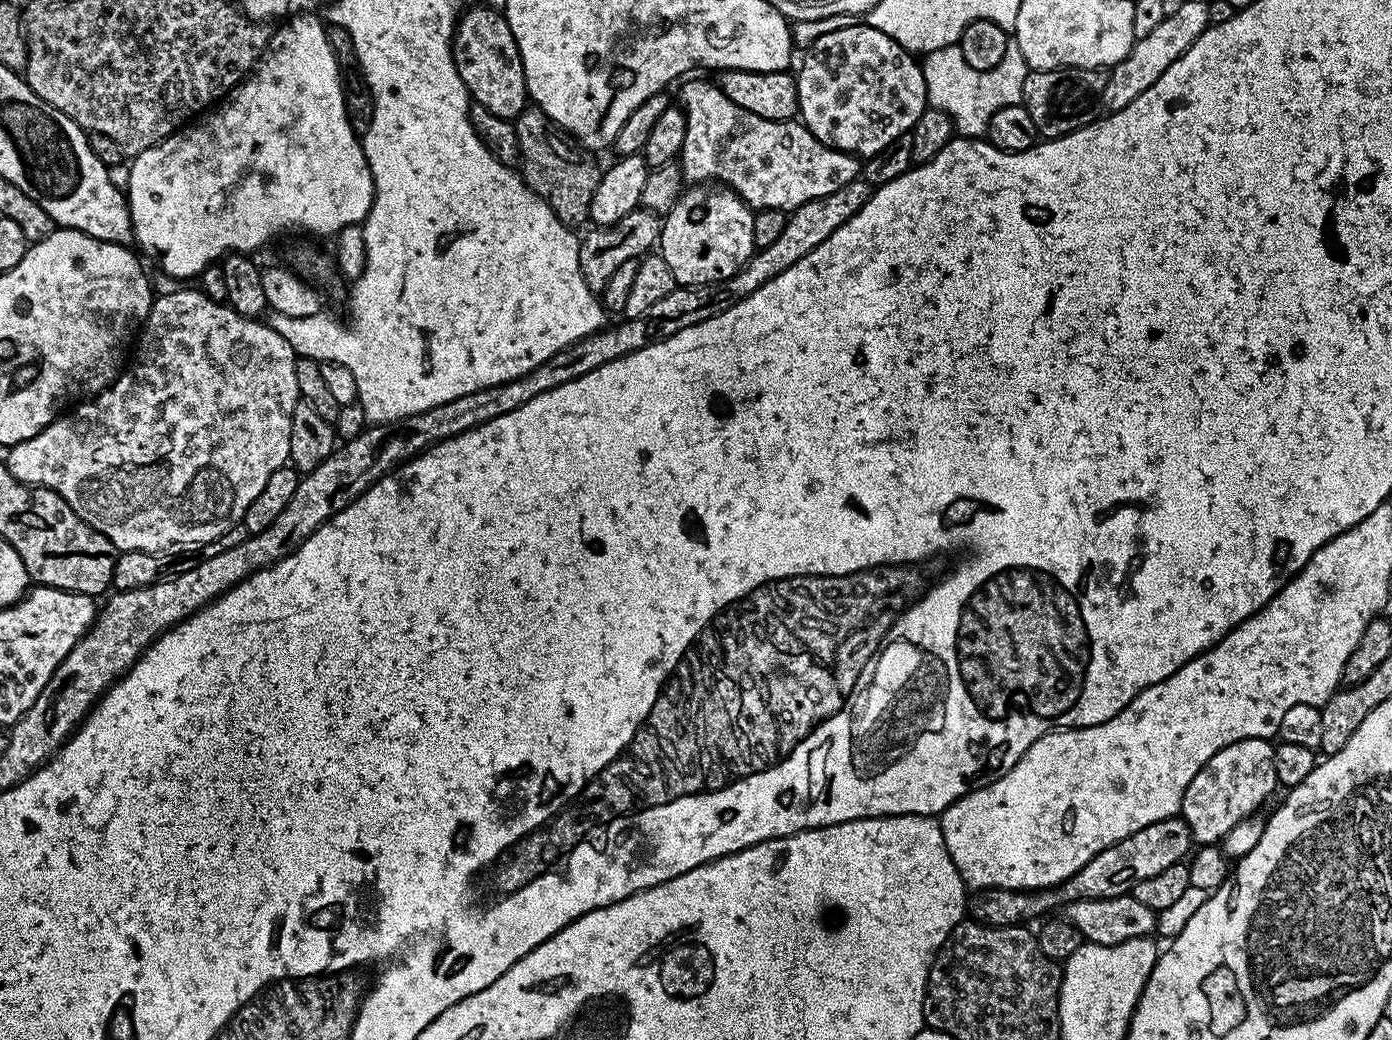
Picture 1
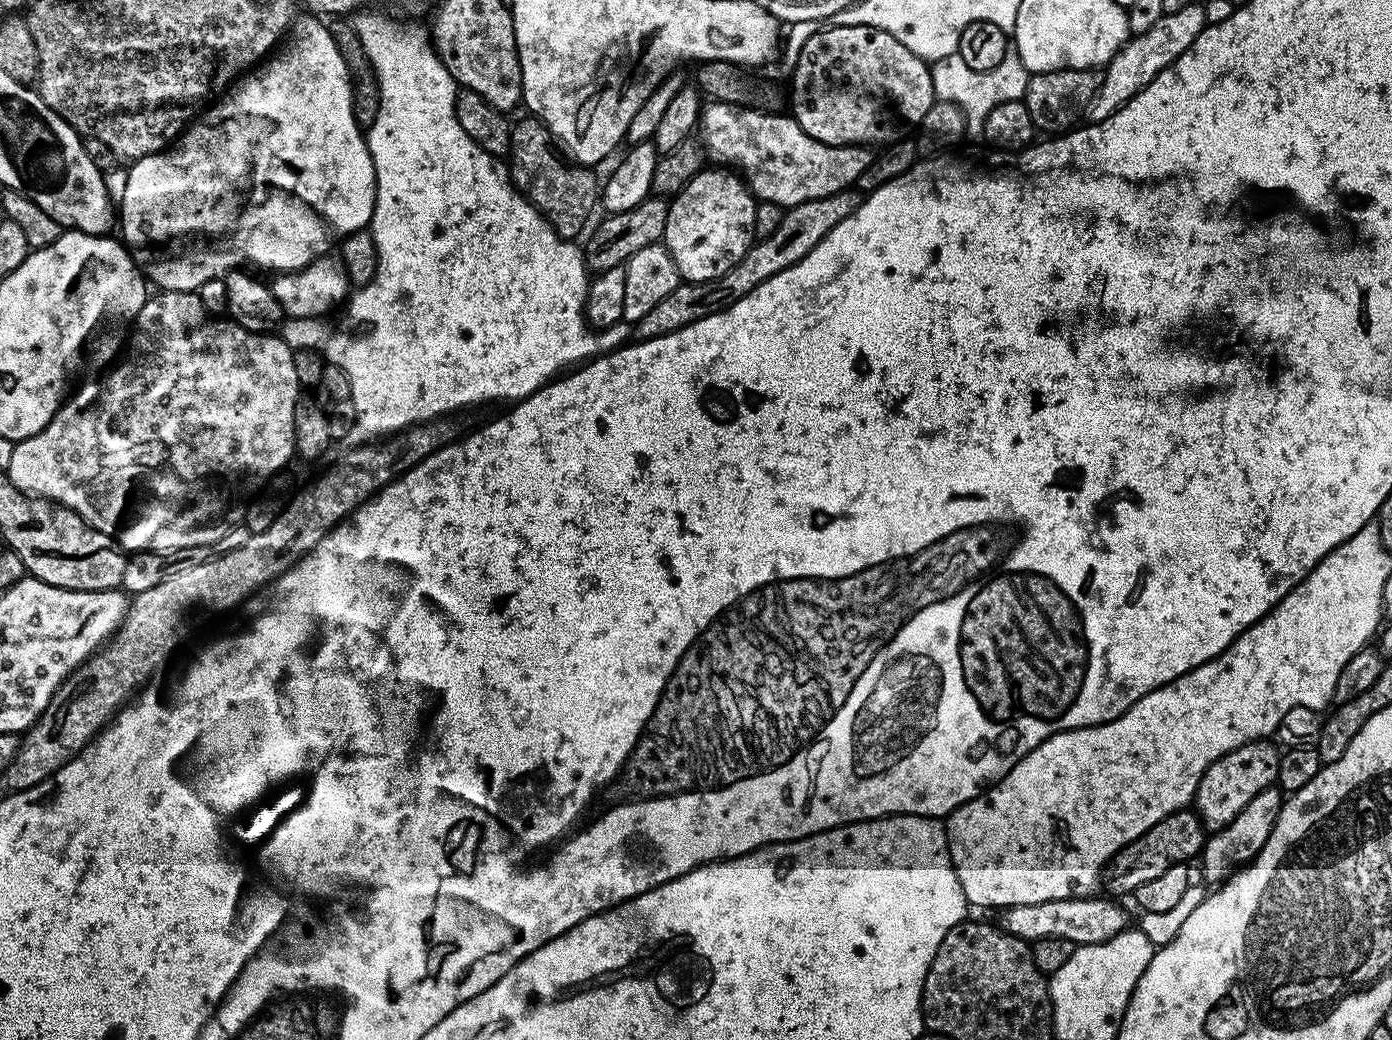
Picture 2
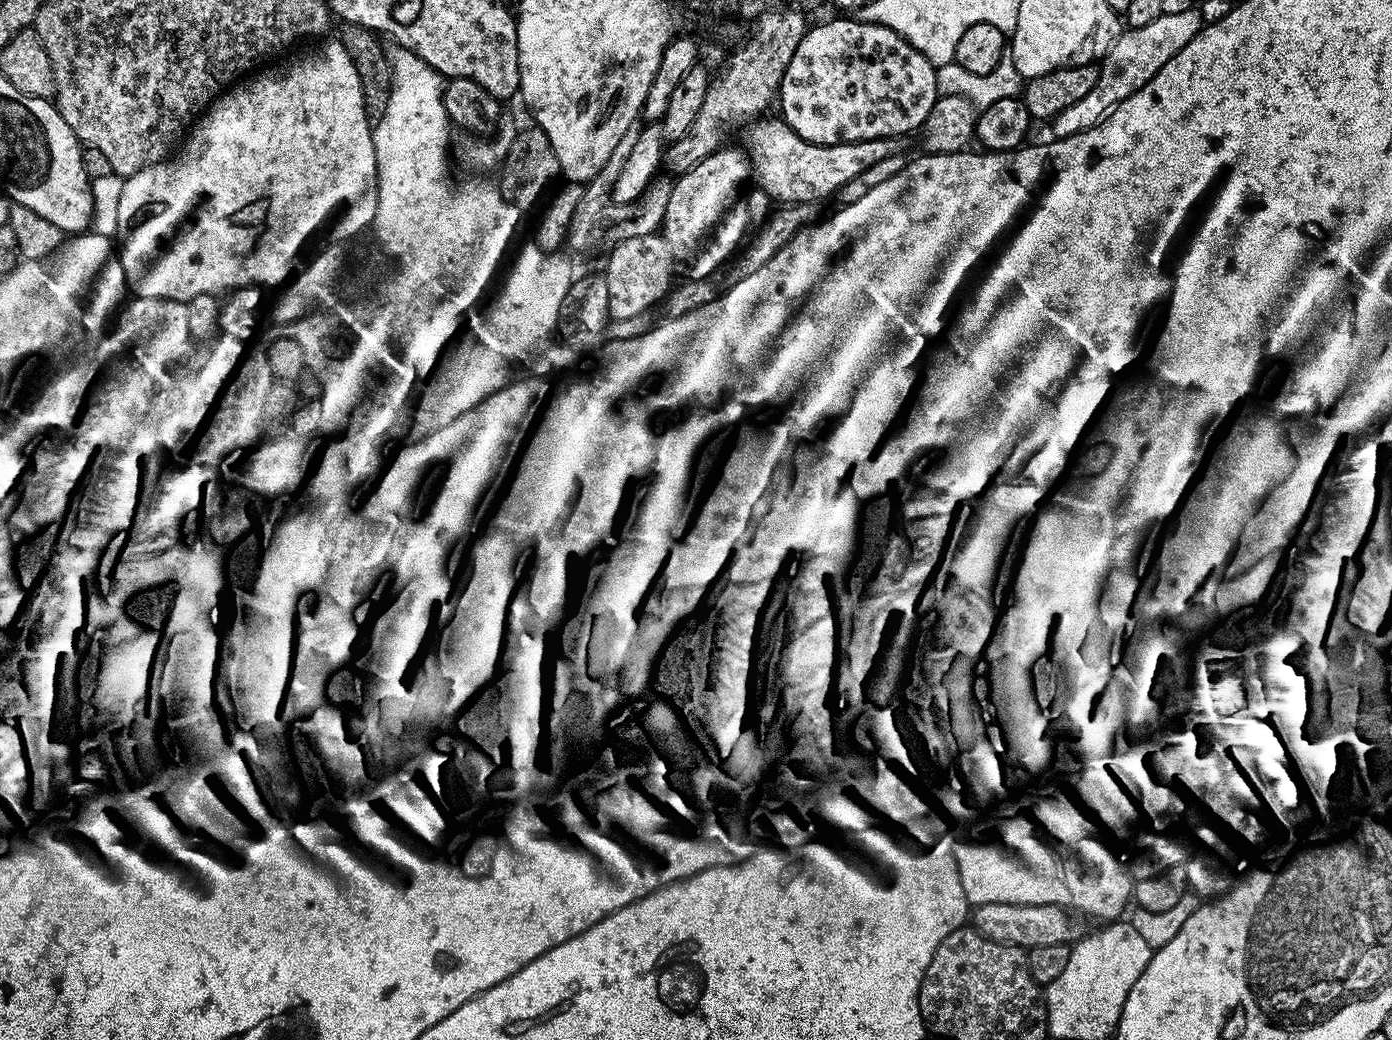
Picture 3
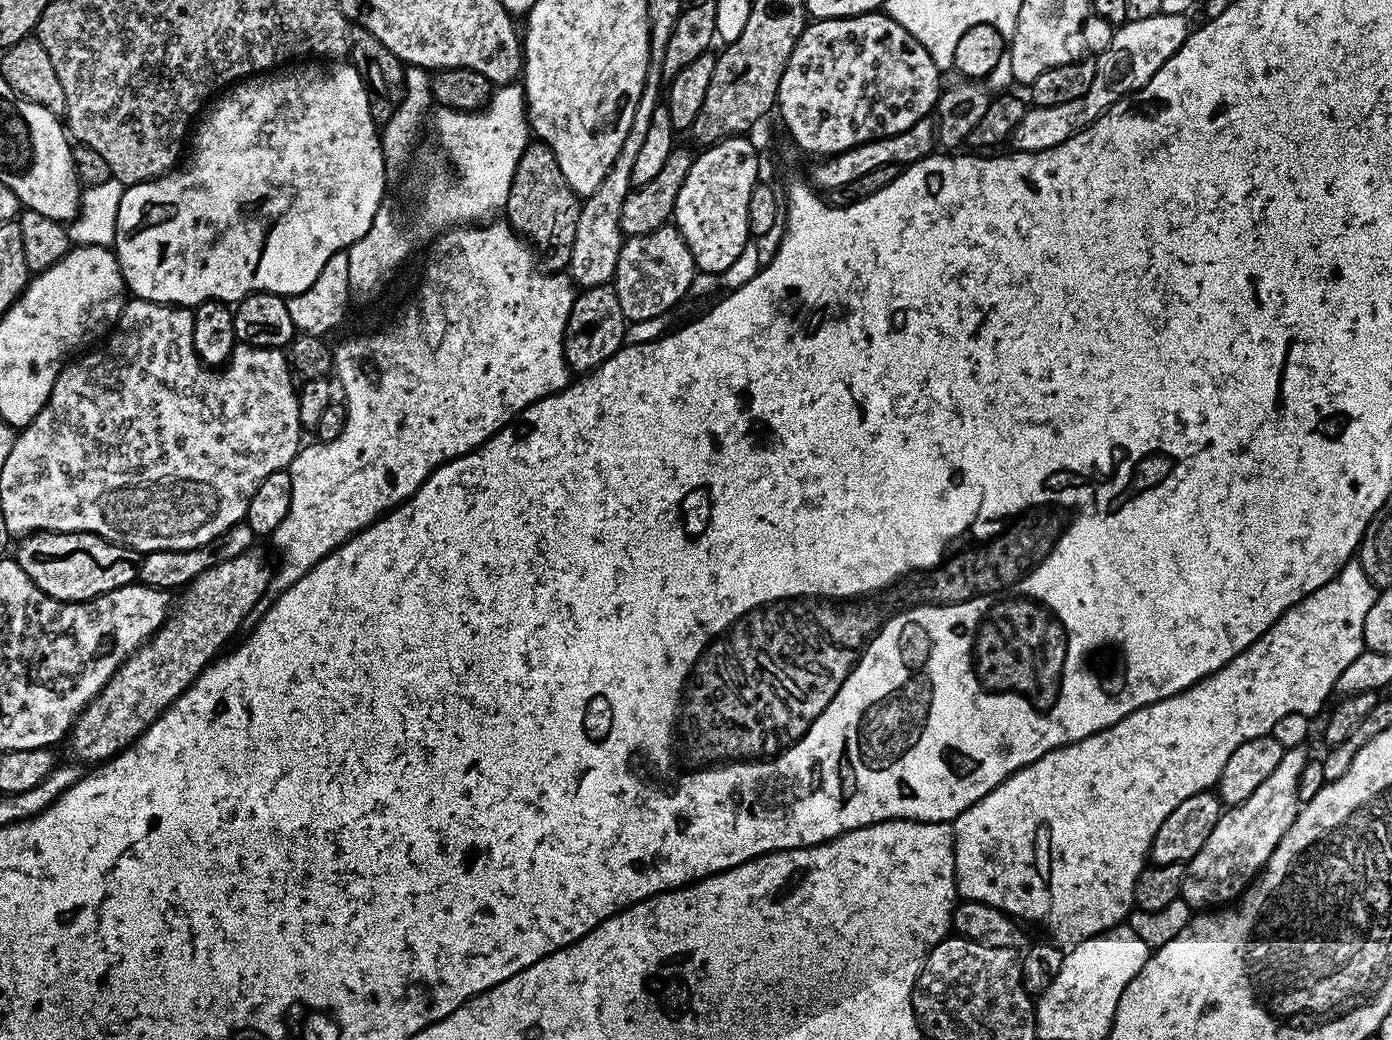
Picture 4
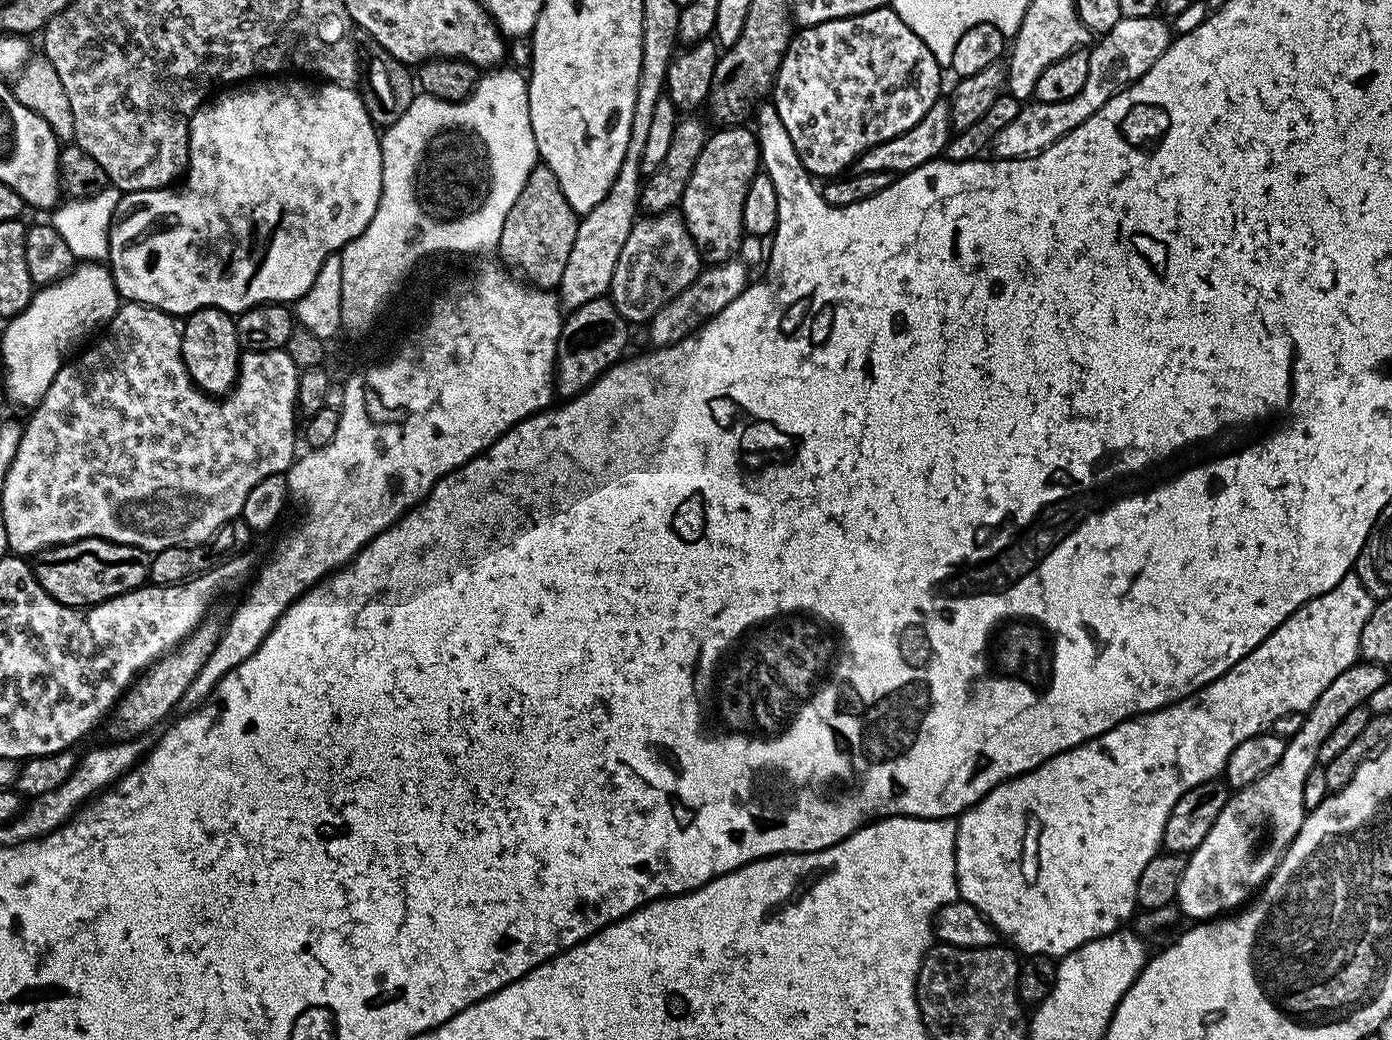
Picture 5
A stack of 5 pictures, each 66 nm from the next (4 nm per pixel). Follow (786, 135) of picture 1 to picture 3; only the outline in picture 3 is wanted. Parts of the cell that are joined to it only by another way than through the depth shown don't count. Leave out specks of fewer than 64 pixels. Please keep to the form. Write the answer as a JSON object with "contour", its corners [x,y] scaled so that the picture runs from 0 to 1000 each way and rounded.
{"contour":[[[544,113],[534,124],[534,145],[537,148],[537,157],[540,159],[542,176],[561,197],[582,196],[590,194],[594,188],[600,189],[611,171],[619,167],[628,156],[639,152],[647,145],[647,136],[644,133],[628,133],[617,135],[610,138],[585,138],[579,137],[563,115]]]}

